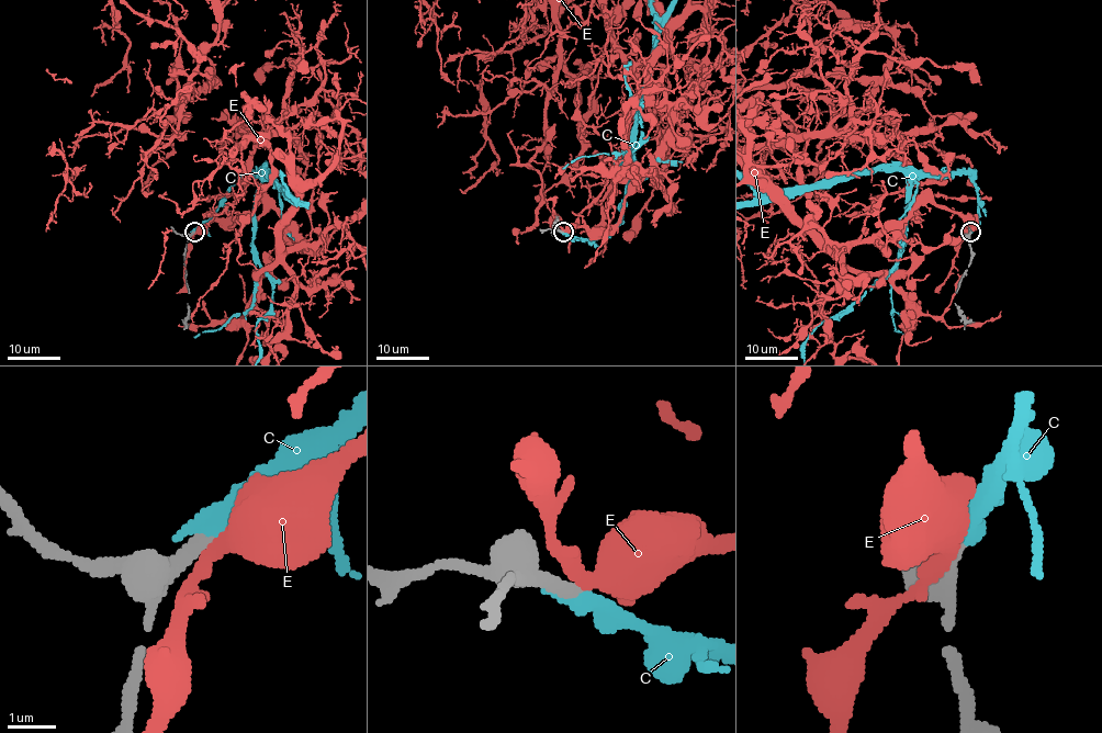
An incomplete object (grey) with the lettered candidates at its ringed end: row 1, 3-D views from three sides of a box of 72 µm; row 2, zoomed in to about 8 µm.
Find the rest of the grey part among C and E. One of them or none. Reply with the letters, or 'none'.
C

